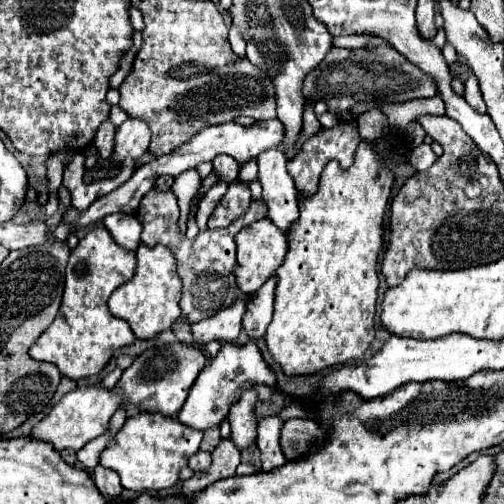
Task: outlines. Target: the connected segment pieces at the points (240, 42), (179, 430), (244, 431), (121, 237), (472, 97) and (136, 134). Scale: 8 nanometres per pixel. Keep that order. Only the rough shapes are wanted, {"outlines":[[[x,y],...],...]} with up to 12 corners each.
{"outlines":[[[232,25],[228,39],[234,53],[246,56],[246,42],[239,29]],[[131,415],[99,463],[133,491],[179,481],[203,431]],[[253,389],[243,391],[229,411],[237,449],[257,443]],[[107,215],[103,225],[115,241],[137,251],[143,225],[135,215]],[[471,73],[465,81],[465,101],[475,111],[487,111],[479,83]],[[127,119],[115,135],[111,161],[139,159],[151,141],[149,127]]]}

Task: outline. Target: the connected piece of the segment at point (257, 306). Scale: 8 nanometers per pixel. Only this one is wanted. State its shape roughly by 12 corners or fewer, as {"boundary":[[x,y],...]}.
{"boundary":[[275,277],[247,301],[243,329],[251,339],[263,337],[273,317]]}

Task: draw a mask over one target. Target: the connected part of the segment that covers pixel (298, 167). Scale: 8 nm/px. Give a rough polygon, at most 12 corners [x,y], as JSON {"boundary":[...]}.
{"boundary":[[337,123],[305,141],[287,163],[297,189],[315,193],[325,163],[353,163],[357,123]]}

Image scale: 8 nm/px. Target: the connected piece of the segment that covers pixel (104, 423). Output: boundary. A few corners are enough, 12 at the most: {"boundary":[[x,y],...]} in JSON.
{"boundary":[[101,387],[63,395],[31,437],[59,453],[107,431],[119,401]]}

